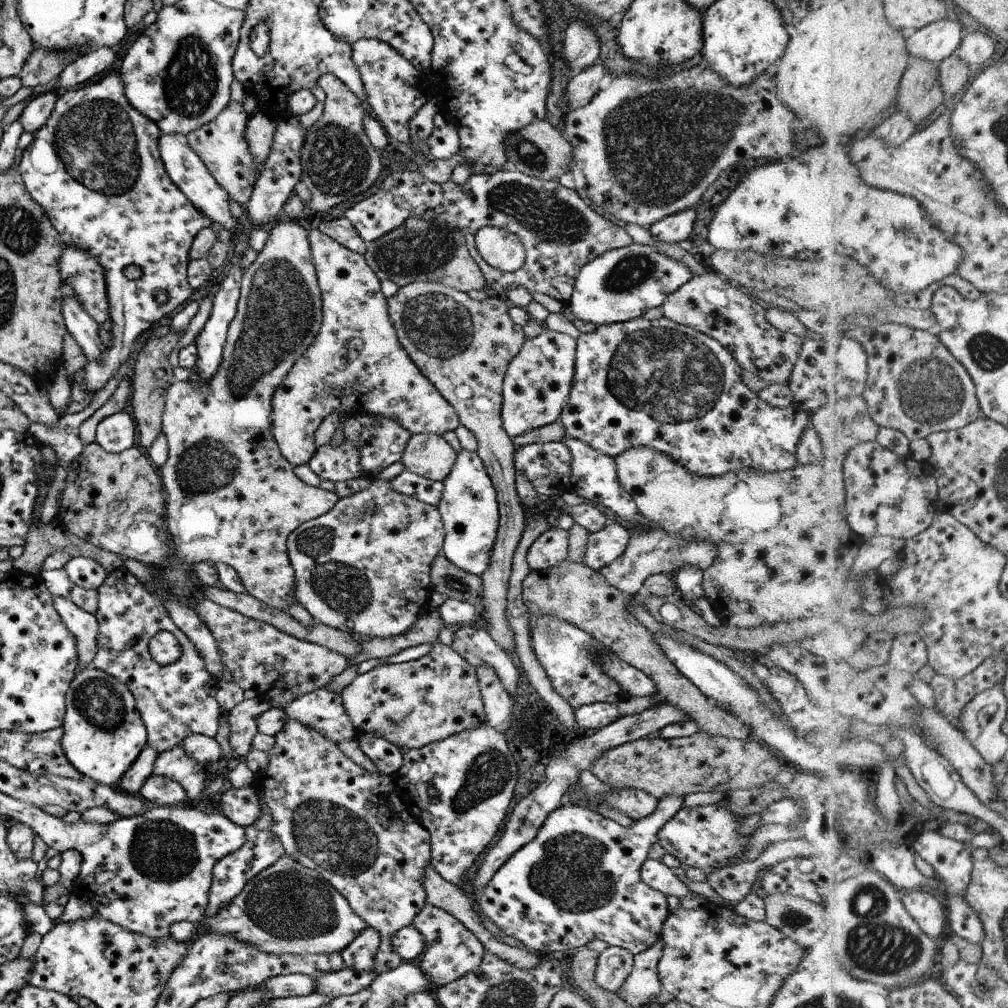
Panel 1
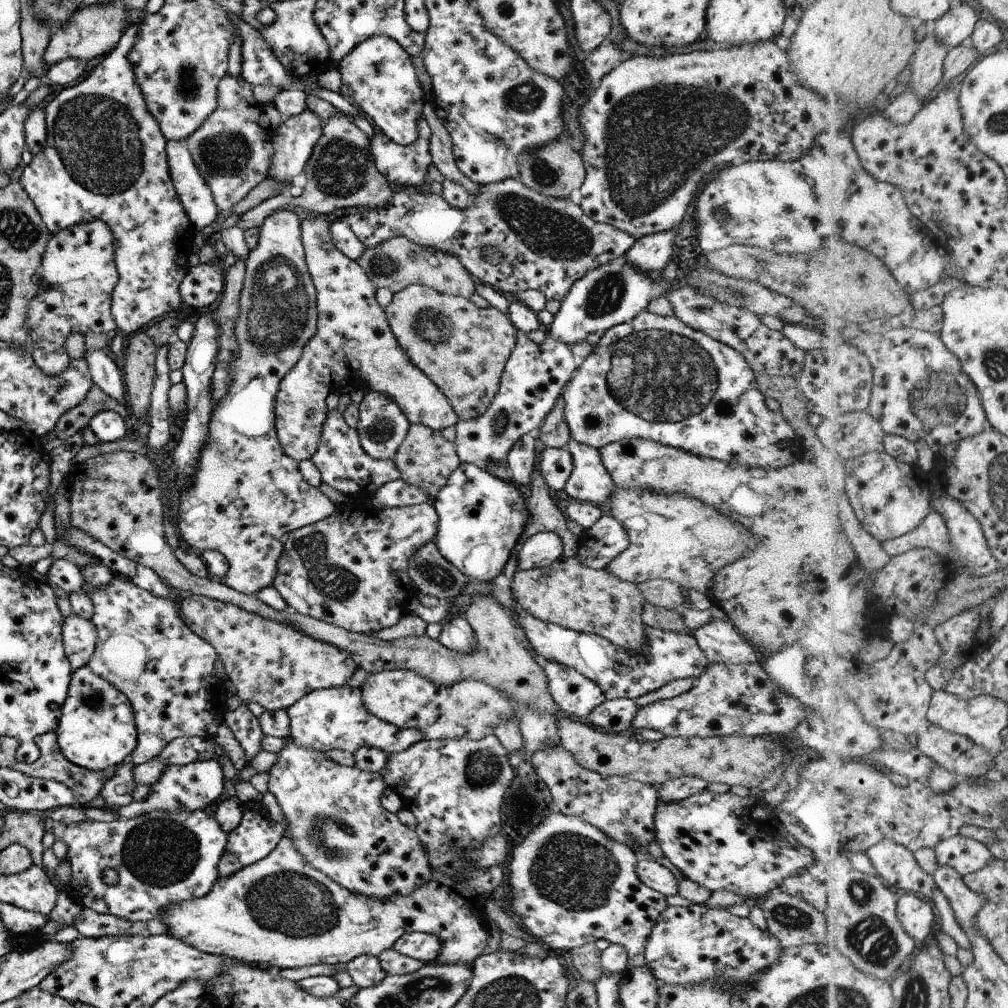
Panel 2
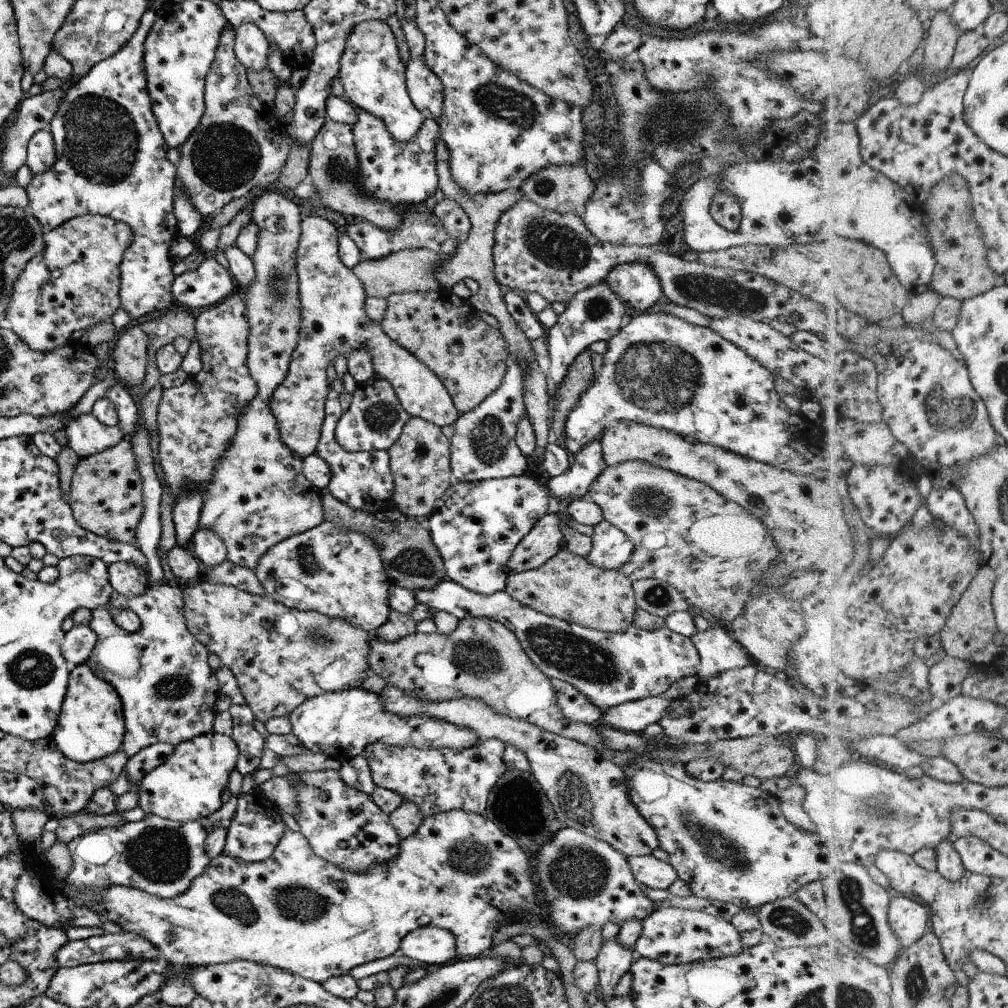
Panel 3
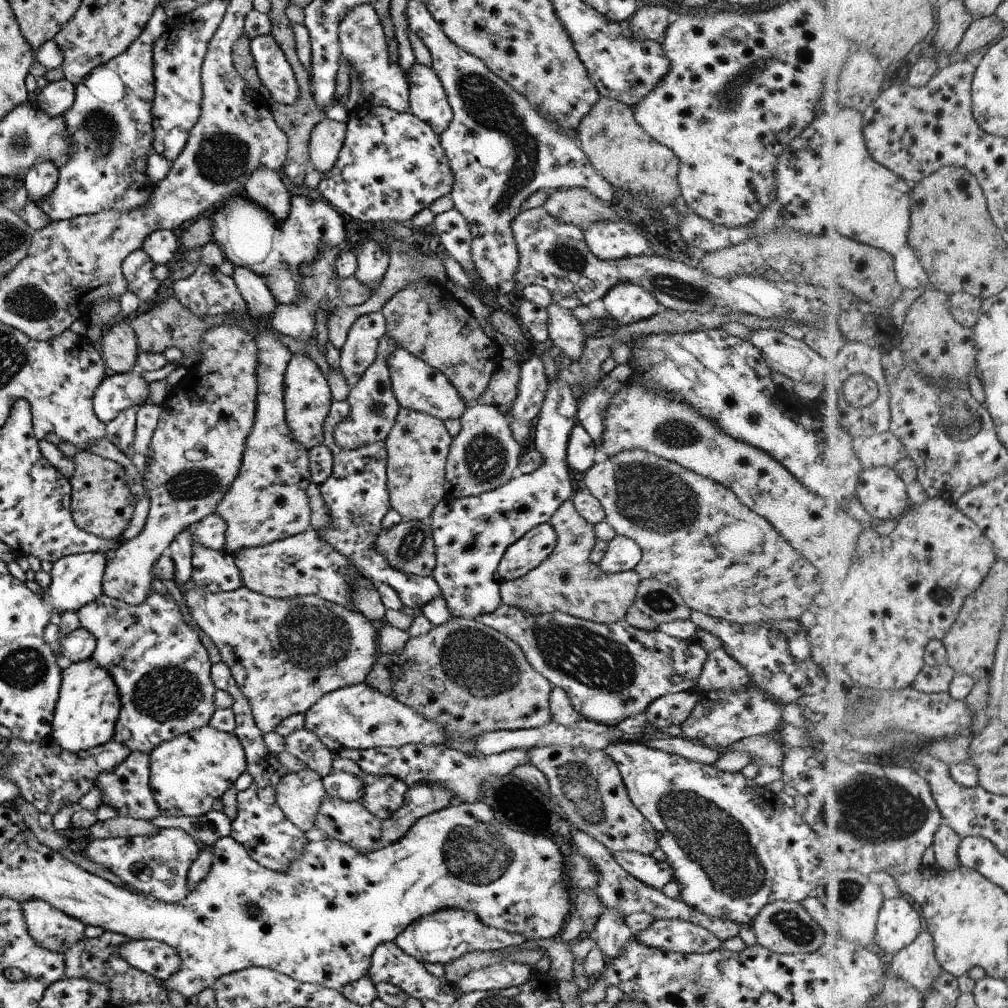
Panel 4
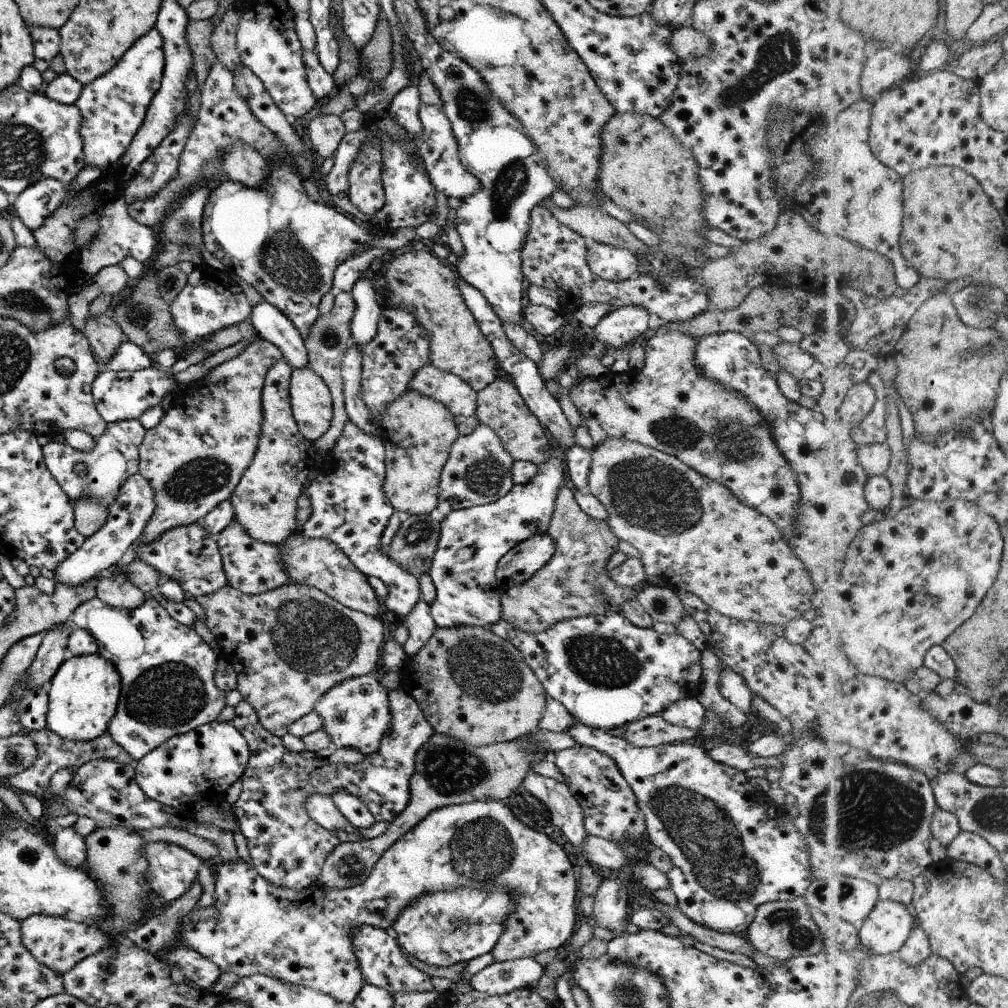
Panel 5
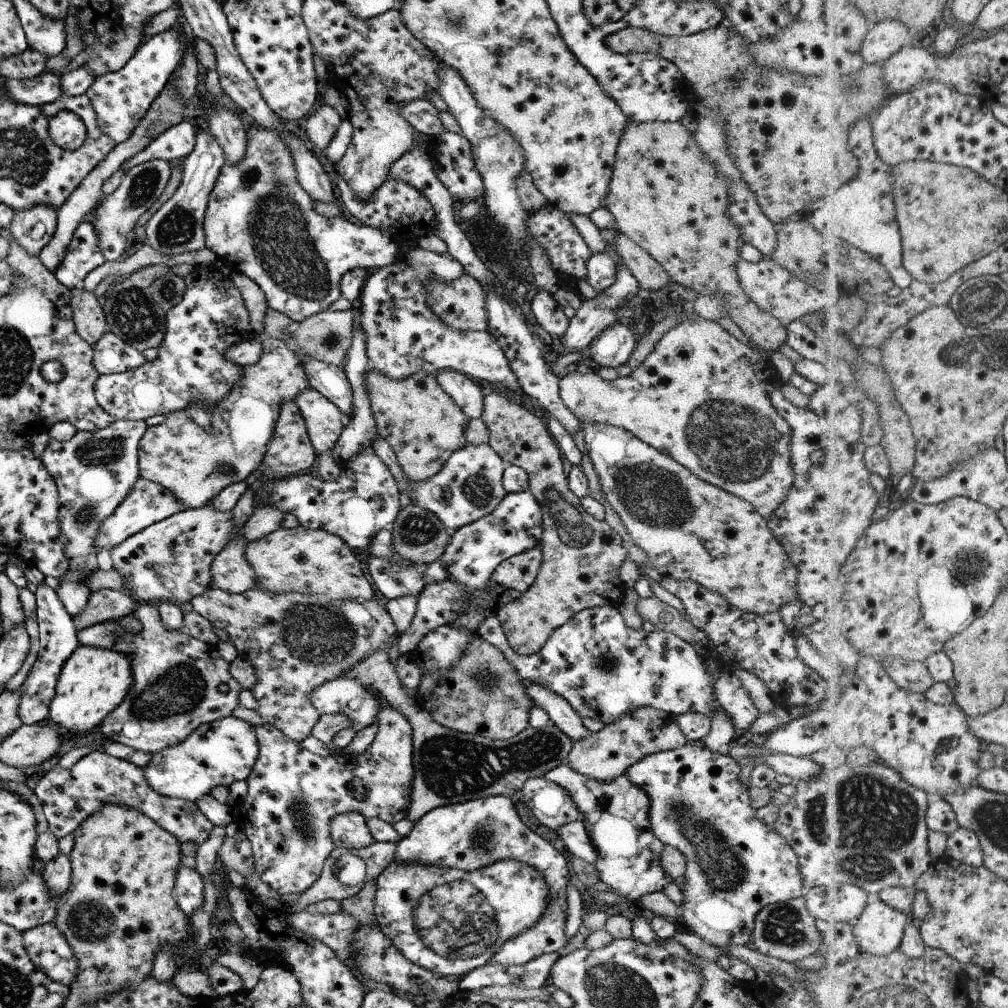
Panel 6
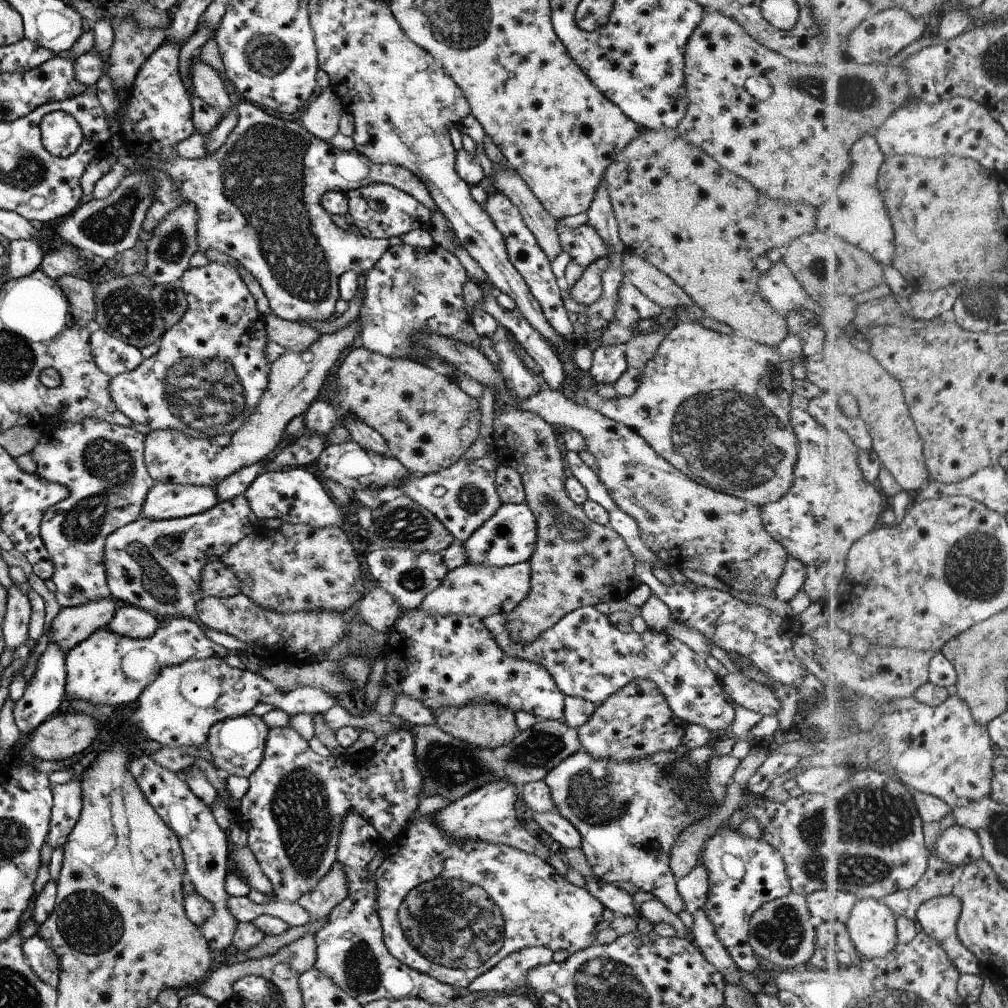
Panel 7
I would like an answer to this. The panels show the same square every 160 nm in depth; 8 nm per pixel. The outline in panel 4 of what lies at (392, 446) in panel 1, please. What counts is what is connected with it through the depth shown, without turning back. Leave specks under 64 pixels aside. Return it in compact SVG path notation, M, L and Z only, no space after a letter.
M384 333L379 337L375 358L348 392L345 401L349 405L349 414L339 424L336 424L332 432L334 441L339 448L355 448L362 444L379 442L387 438L400 406L392 393L386 358L397 347L399 347L398 344L389 335Z

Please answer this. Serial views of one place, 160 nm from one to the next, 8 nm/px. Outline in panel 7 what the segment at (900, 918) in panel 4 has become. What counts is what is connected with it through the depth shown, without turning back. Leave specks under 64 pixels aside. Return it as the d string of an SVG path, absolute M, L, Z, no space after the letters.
M861 899L847 921L854 945L868 959L887 956L899 943L898 917L883 901Z

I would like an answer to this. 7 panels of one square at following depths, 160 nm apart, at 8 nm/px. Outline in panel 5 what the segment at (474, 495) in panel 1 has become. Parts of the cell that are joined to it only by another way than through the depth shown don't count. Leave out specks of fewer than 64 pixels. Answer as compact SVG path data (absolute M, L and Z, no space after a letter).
M551 441L550 458L540 465L537 471L537 474L529 479L523 485L512 485L509 489L509 492L505 496L499 498L495 502L486 504L486 505L477 505L468 509L459 509L456 511L451 511L447 516L444 516L443 520L440 520L440 529L439 529L439 540L436 544L436 549L430 562L430 567L428 568L429 578L433 581L436 595L432 600L432 603L429 605L429 614L433 619L433 622L437 627L441 627L442 629L448 629L451 627L488 627L489 625L495 624L495 621L500 619L500 592L496 588L496 580L495 580L495 569L498 560L507 552L510 551L516 544L519 544L521 541L525 539L531 538L535 535L545 535L548 527L549 519L552 515L552 510L554 507L554 500L561 485L565 485L565 480L567 479L562 473L565 471L560 462L561 455L565 452L559 449L556 446L554 441Z

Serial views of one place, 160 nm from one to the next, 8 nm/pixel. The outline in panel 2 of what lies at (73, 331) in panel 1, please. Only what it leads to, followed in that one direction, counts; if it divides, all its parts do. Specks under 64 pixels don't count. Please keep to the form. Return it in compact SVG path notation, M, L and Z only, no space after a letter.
M85 349L83 360L89 368L89 376L93 384L101 389L103 394L125 406L126 393L121 370L115 365L106 349Z

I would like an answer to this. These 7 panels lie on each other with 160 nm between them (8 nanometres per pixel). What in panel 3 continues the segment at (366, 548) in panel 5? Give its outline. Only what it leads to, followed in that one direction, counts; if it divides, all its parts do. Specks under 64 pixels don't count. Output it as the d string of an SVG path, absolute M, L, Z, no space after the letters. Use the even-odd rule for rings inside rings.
M333 394L327 396L324 402L320 437L314 453L328 464L330 479L325 488L328 494L355 511L364 510L372 516L383 502L391 499L394 484L389 470L388 454L384 450L344 451L334 439L334 428L341 413L342 408L337 397ZM441 579L431 588L415 589L411 593L411 597L413 604L423 604L431 611L445 611L458 619L481 617L505 625L505 628L515 635L527 658L549 680L557 679L570 684L577 693L586 697L590 704L601 712L626 702L661 695L675 681L692 677L698 671L699 655L691 639L671 632L665 626L644 631L631 624L627 625L626 630L620 633L598 631L537 612L513 600L504 590L490 595L480 595L468 591L449 579Z

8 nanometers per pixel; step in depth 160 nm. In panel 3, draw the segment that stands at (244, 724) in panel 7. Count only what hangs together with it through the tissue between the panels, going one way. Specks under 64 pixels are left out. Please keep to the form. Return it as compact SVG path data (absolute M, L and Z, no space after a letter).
M209 731L207 734L194 736L176 744L165 760L149 771L140 784L139 807L146 814L157 815L161 819L177 822L203 820L220 806L221 792L228 786L228 776L235 769L238 750L230 736Z

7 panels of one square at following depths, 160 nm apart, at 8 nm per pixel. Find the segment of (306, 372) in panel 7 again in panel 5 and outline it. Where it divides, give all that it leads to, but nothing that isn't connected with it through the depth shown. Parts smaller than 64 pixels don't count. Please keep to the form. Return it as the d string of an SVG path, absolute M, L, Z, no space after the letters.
M259 339L247 344L243 352L217 364L203 378L187 386L180 385L173 393L169 410L163 412L154 428L146 430L138 447L138 474L148 480L154 493L155 509L144 527L140 538L131 544L126 558L131 558L141 545L155 541L163 532L180 525L192 524L203 519L221 501L231 497L245 468L254 458L261 427L261 388L263 376L269 366L282 359L281 352L273 344Z

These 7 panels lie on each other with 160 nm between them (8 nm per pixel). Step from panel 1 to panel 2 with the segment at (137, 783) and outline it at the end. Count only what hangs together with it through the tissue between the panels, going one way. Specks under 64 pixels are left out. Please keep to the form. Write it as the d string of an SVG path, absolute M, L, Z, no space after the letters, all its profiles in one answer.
M125 760L103 784L98 794L103 798L106 807L120 808L133 802L131 794L133 794L136 785L133 782L131 768L133 768L133 762Z

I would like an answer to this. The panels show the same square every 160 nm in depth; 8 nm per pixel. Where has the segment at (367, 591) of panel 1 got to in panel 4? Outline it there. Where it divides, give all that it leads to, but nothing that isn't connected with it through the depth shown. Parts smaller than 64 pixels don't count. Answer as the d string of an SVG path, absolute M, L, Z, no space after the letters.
M313 529L266 545L240 548L231 556L239 571L241 587L278 599L313 595L353 609L346 580L361 574L343 555L328 547Z

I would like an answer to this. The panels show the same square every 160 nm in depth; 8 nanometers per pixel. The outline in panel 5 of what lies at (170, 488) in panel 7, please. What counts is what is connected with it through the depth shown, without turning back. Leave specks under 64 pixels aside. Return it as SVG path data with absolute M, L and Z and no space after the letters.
M138 473L129 476L119 488L117 497L107 507L108 516L92 536L85 537L82 546L79 546L71 555L63 560L54 571L53 580L68 586L78 586L87 583L100 571L109 570L117 566L127 556L128 549L143 533L144 527L150 520L155 509L154 493L147 479Z

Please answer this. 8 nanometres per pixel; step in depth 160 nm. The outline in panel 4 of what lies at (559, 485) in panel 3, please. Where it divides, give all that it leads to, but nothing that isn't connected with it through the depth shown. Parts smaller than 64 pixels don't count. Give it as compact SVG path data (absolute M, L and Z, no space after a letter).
M627 363L616 365L613 370L605 374L605 378L599 381L595 388L576 405L577 423L585 429L585 432L594 442L594 448L603 430L603 413L611 395L620 387L621 383L631 378L632 370Z

